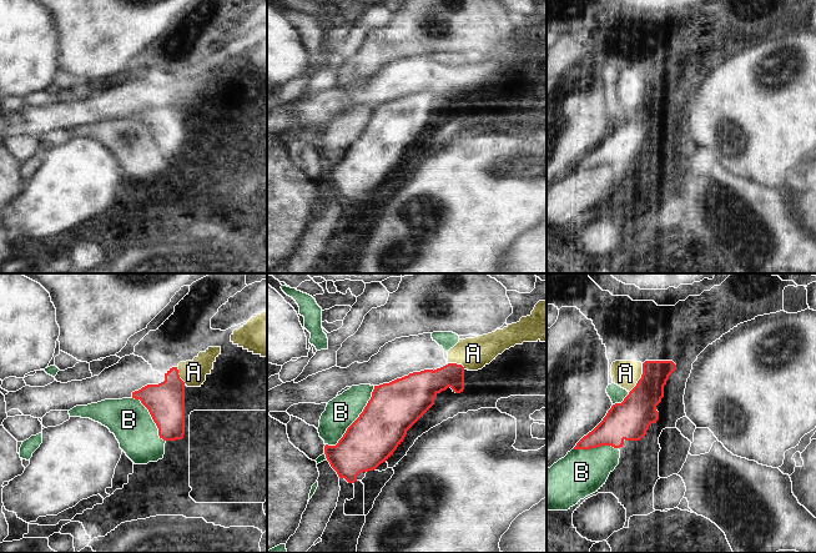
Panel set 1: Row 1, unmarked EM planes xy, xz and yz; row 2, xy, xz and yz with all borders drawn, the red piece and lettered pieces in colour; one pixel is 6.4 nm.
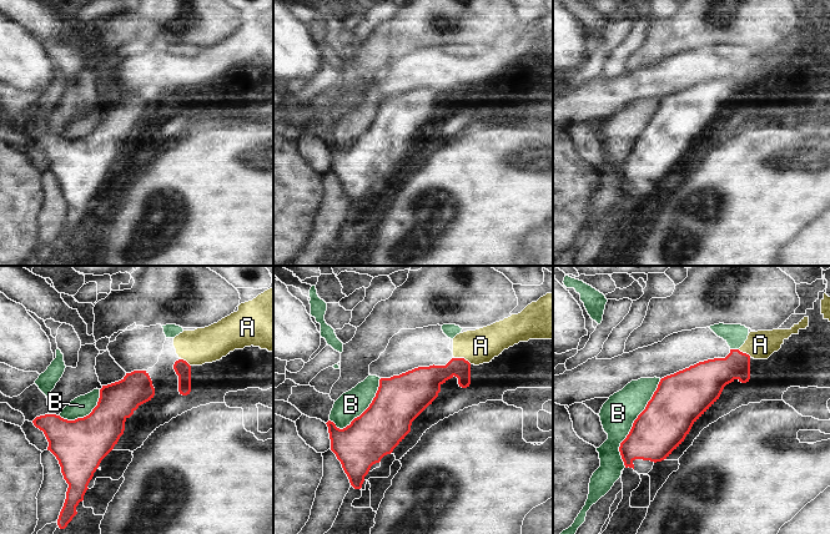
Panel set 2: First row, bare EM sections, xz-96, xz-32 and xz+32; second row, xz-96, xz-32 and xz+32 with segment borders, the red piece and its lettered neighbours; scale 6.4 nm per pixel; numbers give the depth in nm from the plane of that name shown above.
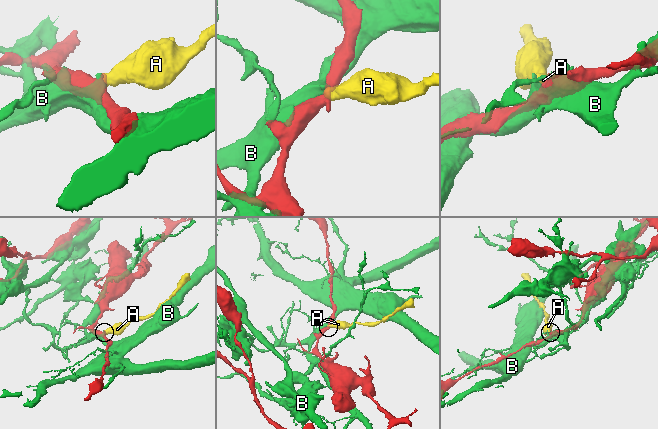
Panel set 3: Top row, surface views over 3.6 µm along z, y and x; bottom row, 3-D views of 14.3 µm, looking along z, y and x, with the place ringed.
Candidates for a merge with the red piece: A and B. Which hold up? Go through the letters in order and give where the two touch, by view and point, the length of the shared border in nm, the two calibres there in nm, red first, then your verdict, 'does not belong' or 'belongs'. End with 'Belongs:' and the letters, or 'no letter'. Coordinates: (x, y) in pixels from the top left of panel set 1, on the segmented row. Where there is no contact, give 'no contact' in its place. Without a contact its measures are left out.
A: yz (640, 378) | 220 nm | 240/180 nm | does not belong
B: xz (356, 420) | 500 nm | 320/200 nm | does not belong
Belongs: no letter

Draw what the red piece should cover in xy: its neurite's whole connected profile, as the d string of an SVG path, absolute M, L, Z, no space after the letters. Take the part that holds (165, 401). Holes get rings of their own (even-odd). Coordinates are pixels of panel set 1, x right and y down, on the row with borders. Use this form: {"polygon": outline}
{"polygon": "M177 367L165 373L165 381L147 384L132 392L132 398L140 399L148 409L163 441L182 439L185 434L185 382L180 378Z"}

